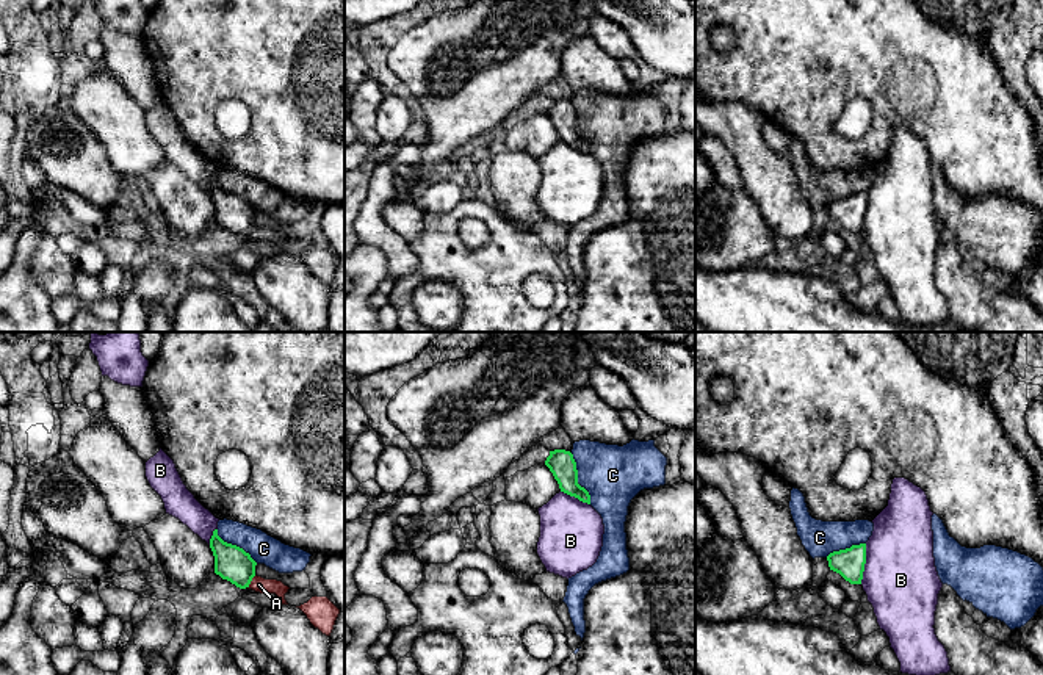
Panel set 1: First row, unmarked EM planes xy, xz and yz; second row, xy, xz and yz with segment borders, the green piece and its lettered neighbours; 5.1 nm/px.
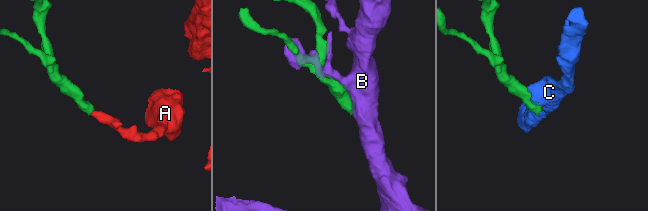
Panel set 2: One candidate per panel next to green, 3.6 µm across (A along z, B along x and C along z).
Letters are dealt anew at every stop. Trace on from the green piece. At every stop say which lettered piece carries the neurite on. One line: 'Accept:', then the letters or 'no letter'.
Accept: A

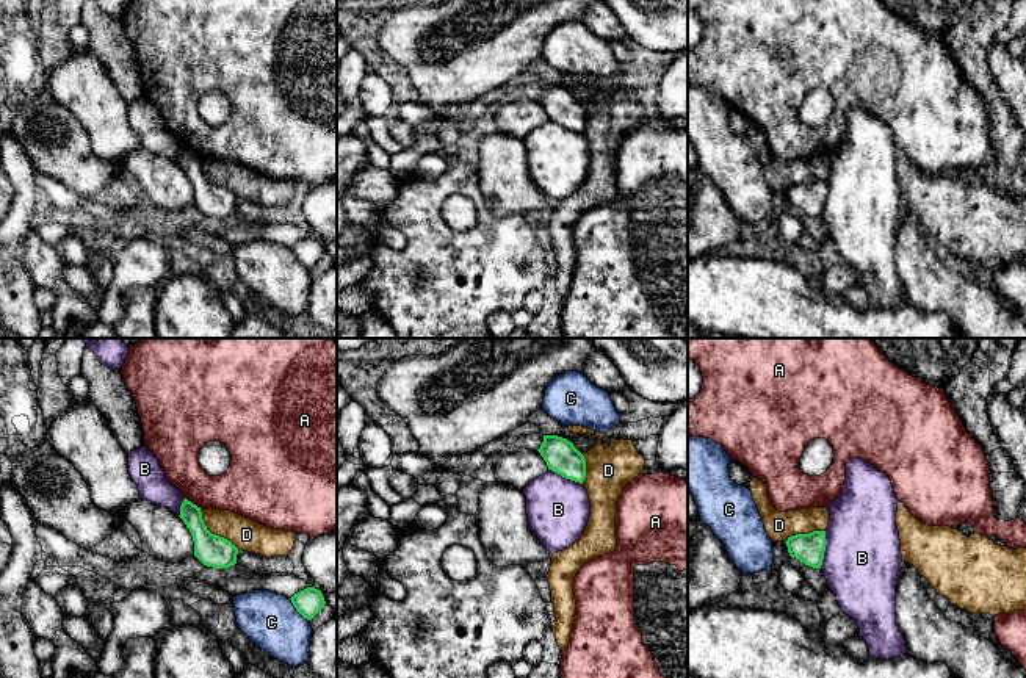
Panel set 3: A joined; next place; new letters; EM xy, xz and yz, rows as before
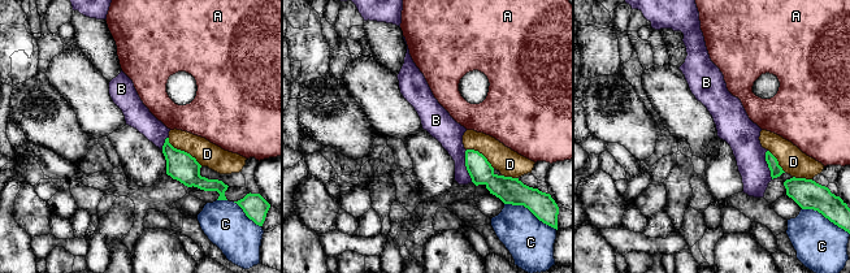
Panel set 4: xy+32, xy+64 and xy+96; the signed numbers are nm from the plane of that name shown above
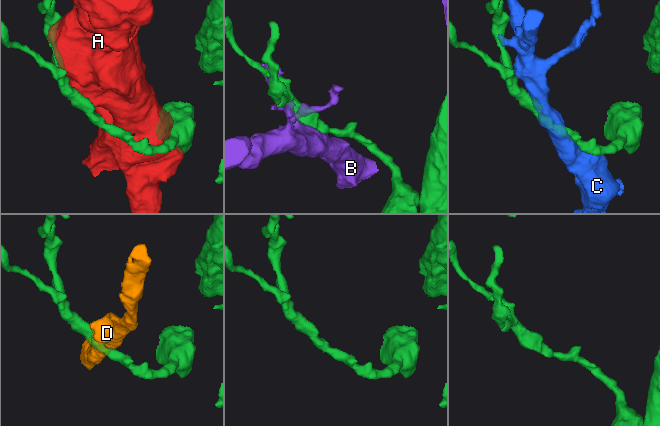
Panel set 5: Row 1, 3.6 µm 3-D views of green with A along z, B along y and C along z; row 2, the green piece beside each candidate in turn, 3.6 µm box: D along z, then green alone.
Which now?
Accept: no letter

